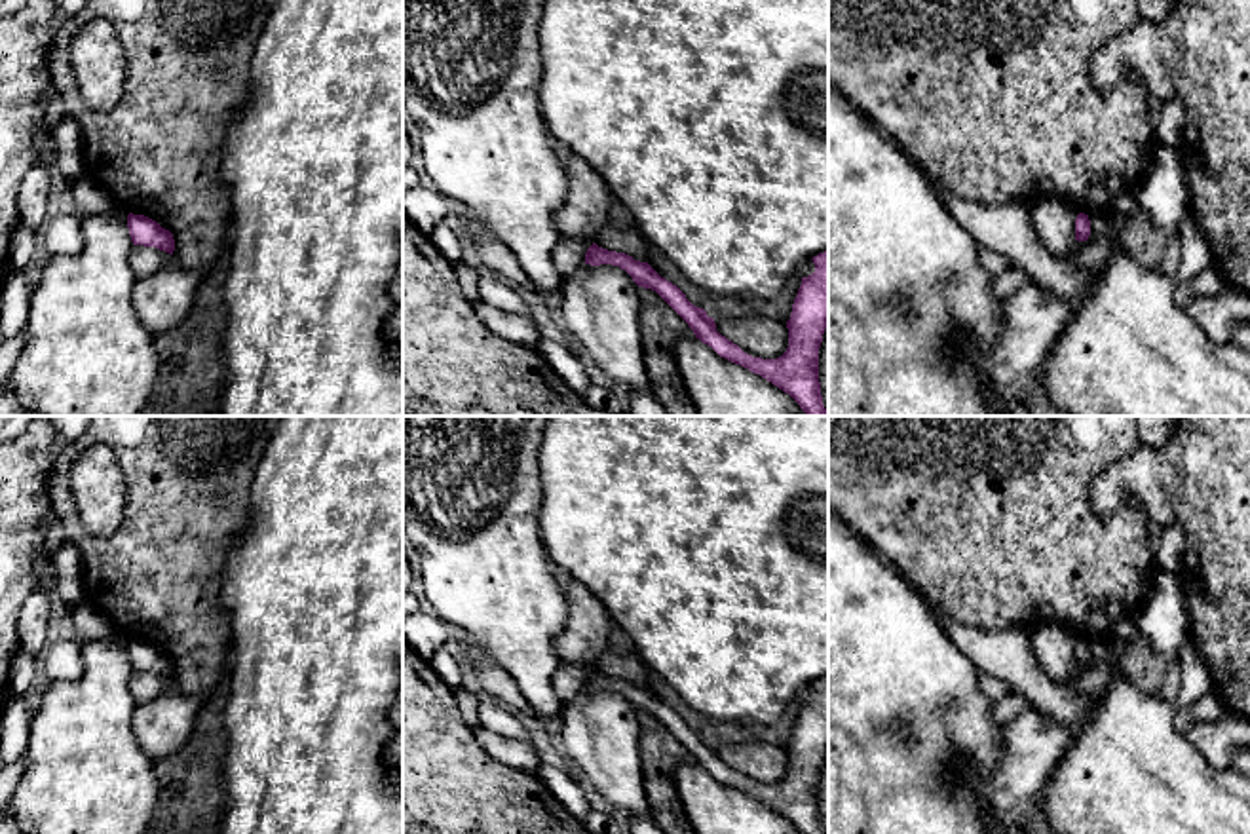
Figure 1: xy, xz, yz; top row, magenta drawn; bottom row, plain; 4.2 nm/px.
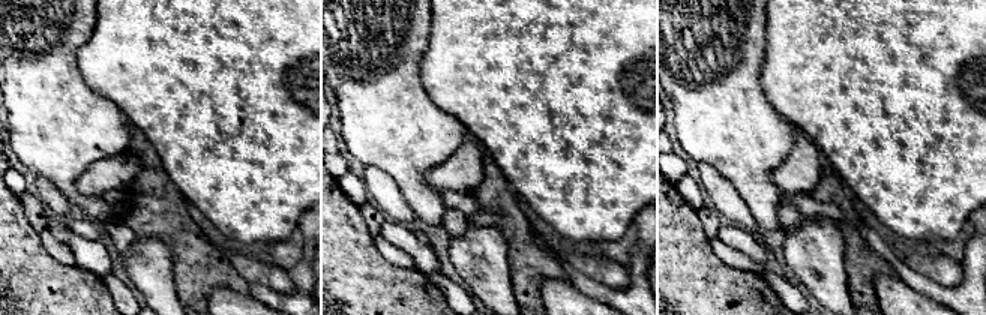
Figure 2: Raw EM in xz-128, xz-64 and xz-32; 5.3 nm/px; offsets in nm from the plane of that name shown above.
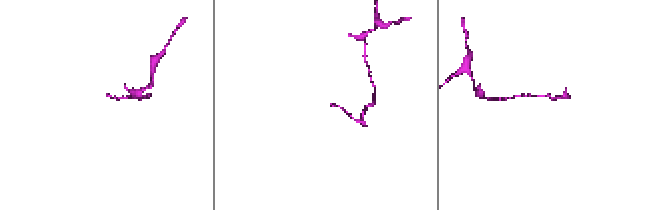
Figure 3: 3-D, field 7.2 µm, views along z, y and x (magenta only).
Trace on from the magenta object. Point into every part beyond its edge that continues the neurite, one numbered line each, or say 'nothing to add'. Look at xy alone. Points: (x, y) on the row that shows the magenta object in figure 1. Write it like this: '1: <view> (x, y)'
nothing to add

